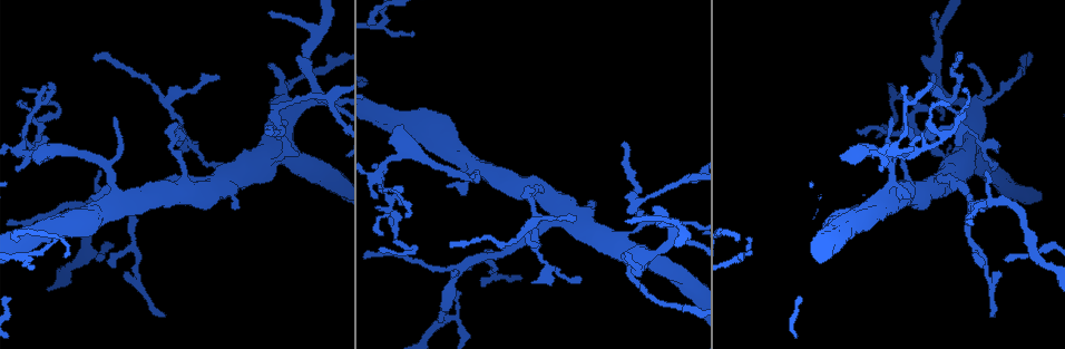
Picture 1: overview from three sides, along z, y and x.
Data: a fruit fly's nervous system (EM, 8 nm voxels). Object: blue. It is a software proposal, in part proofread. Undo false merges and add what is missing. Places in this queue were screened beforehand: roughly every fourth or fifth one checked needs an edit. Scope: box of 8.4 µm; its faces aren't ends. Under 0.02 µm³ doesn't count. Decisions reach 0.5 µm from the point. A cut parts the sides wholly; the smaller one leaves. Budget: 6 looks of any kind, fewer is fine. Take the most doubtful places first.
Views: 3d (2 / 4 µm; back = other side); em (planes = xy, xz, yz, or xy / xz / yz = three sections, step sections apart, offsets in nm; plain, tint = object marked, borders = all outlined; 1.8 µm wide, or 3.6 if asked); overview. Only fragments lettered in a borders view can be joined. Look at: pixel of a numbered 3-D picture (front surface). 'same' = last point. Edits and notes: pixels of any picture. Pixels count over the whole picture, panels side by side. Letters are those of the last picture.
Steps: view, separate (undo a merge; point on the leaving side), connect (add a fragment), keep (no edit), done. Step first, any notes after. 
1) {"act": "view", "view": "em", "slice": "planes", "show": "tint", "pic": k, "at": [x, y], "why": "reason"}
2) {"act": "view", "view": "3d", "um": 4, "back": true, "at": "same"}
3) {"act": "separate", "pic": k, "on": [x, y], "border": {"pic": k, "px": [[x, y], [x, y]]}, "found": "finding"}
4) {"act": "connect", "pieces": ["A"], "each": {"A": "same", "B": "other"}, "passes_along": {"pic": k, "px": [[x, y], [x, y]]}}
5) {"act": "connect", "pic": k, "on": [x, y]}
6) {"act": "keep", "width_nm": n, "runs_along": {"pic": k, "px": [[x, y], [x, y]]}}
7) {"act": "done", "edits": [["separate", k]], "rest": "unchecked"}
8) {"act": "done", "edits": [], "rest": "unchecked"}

{"act": "view", "view": "3d", "um": 2, "pic": 1, "at": [533, 242], "why": "three-way junction"}

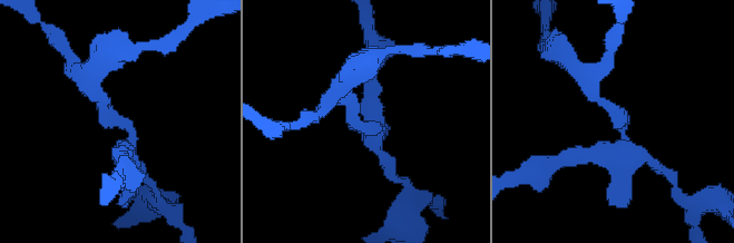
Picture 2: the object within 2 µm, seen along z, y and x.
{"act": "view", "view": "em", "slice": "yz", "step": 16, "show": "tint", "pic": 2, "at": [623, 149], "why": "shape alone is not enough"}

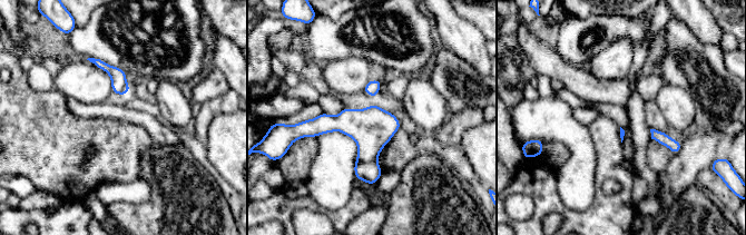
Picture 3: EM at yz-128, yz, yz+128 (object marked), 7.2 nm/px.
{"act": "view", "view": "em", "slice": "planes", "show": "borders", "at": "same", "why": "another direction"}

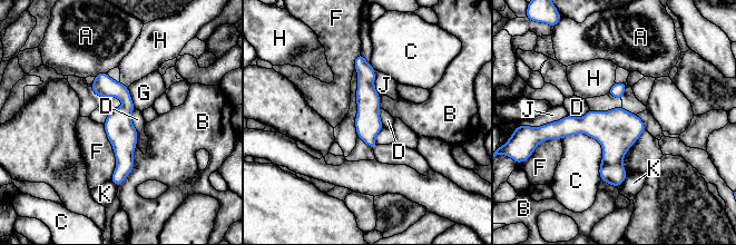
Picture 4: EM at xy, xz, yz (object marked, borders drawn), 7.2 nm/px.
{"act": "keep", "longest_contact_nm": ["C", 420], "each": {"A": "other", "B": "other", "C": "other", "D": "other", "F": "other", "G": "other", "H": "other", "J": "other", "K": "other"}, "runs_along": {"pic": 4, "px": [[101, 75], [126, 100], [117, 182]]}, "found": "all the same neuron"}

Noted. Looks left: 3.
{"act": "view", "view": "em", "slice": "xy", "step": 8, "show": "borders", "pic": 1, "at": [638, 261], "why": "thin arm on a thick one"}

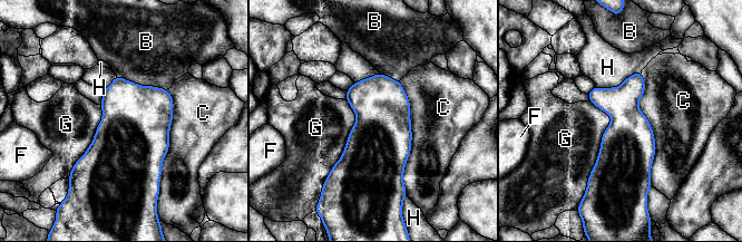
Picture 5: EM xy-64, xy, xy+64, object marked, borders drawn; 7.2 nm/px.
{"act": "keep", "each": {"B": "other", "C": "other", "F": "other", "G": "other", "H": "other"}, "border": {"pic": 5, "px": [[591, 100], [611, 123], [586, 185]]}, "found": "continuous, no second neuron"}

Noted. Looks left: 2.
{"act": "view", "view": "em", "slice": "xz", "step": 16, "show": "tint", "pic": 1, "at": [864, 149], "why": "abrupt turn"}

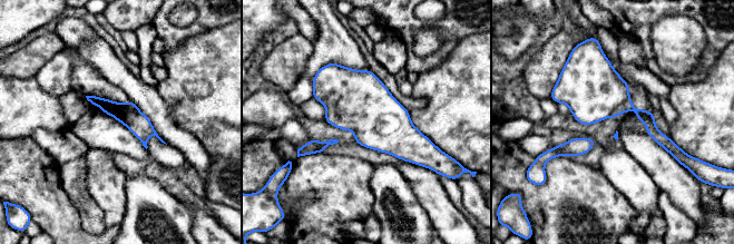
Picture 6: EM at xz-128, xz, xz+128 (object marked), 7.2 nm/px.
{"act": "view", "view": "em", "slice": "xz", "step": 16, "show": "borders", "at": "same"}

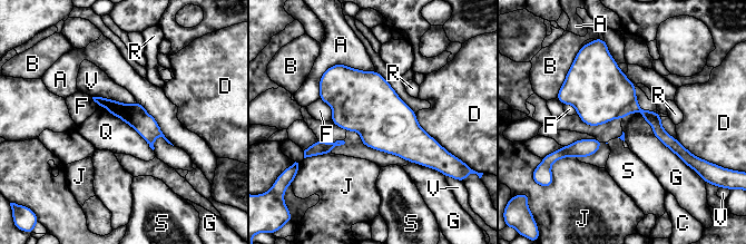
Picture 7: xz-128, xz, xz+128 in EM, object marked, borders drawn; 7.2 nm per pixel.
{"act": "keep", "width_nm": 130, "each": {"A": "other", "B": "other", "C": "other", "D": "other", "F": "other", "G": "other", "J": "other", "Q": "other", "R": "other", "S": "other", "V": "other"}, "border": {"pic": 7, "px": [[98, 106], [127, 123], [153, 150]]}, "found": "one neuron here"}

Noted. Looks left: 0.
{"act": "done", "edits": [], "rest": "unchecked"}

